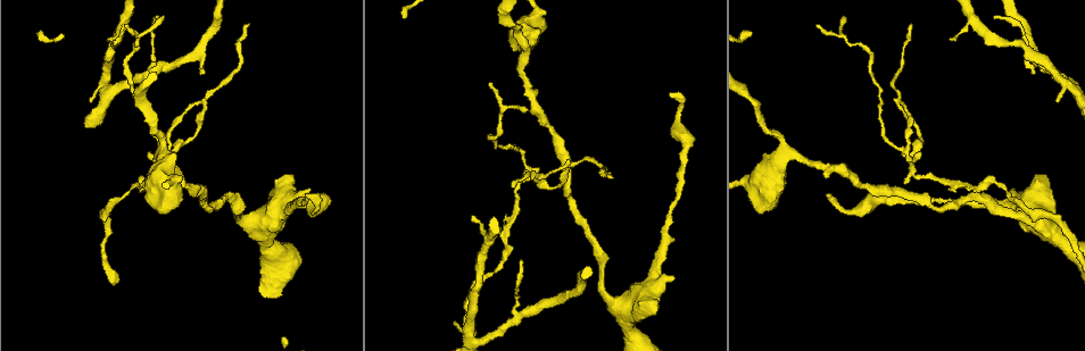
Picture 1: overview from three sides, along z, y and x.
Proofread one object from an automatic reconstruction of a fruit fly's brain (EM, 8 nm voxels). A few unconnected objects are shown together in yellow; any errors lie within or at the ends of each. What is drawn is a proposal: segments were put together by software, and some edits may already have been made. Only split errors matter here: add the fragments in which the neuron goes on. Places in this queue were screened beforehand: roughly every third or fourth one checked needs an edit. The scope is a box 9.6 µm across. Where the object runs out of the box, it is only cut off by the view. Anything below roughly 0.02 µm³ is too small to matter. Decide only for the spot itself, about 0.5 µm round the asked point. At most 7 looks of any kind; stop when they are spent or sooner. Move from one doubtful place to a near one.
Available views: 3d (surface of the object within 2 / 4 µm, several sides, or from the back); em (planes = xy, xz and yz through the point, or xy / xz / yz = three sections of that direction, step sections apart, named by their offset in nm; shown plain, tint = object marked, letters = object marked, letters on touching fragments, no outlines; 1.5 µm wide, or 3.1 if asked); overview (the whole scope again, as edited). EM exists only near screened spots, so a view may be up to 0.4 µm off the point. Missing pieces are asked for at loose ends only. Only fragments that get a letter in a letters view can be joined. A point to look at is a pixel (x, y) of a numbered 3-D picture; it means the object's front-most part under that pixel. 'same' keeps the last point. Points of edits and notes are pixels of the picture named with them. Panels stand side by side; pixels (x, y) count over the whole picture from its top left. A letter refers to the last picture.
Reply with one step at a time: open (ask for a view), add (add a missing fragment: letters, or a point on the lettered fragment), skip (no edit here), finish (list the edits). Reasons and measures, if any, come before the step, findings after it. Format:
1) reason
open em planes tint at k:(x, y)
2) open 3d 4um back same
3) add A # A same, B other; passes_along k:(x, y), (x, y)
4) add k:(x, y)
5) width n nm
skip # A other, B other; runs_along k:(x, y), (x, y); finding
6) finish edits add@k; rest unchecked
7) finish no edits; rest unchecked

free end
open 3d 4um at 1:(673, 280)

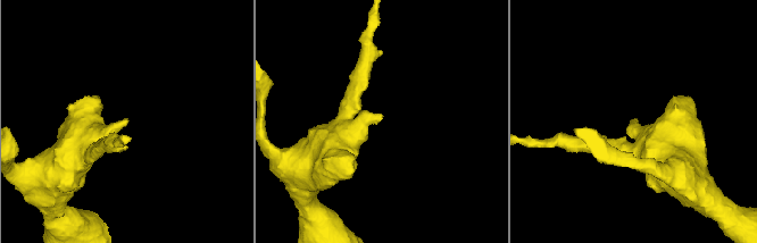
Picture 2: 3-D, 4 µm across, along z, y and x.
open em xy step 4 tint at 2:(381, 116)

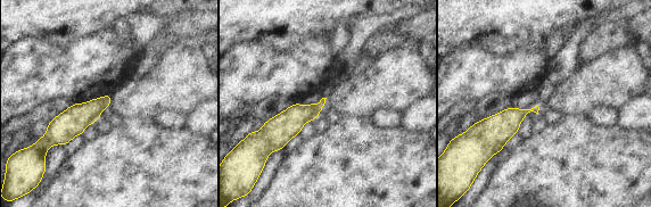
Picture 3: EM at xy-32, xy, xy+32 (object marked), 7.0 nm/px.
another direction
open em planes letters same

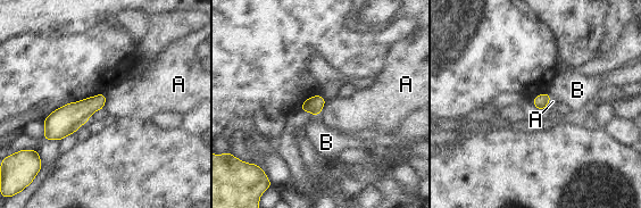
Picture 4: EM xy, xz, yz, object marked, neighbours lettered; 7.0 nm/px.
longest_contact A 130 nm
skip # A other, B other; none of them fits

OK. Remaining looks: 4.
an open end
open 3d 4um back at 1:(1056, 101)

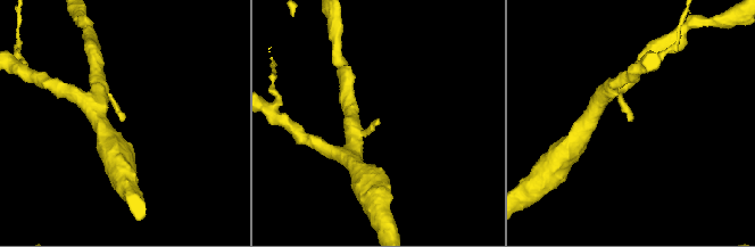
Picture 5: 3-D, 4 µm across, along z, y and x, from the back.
now the EM
open em yz step 8 letters at 5:(631, 119)

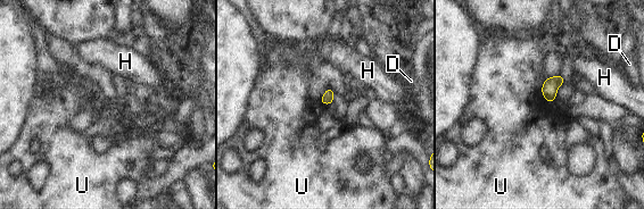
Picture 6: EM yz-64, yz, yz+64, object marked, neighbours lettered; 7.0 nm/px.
cut it another way
open em planes letters same

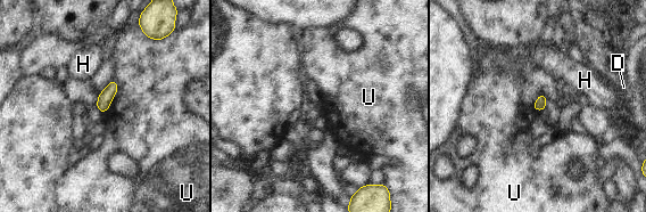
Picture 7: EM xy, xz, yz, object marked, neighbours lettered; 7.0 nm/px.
skip # D other, H other, U other; border 7:(113, 79), (117, 91), (104, 113); no lettered fragment goes on from it

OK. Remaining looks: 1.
finish no edits; rest unchecked

